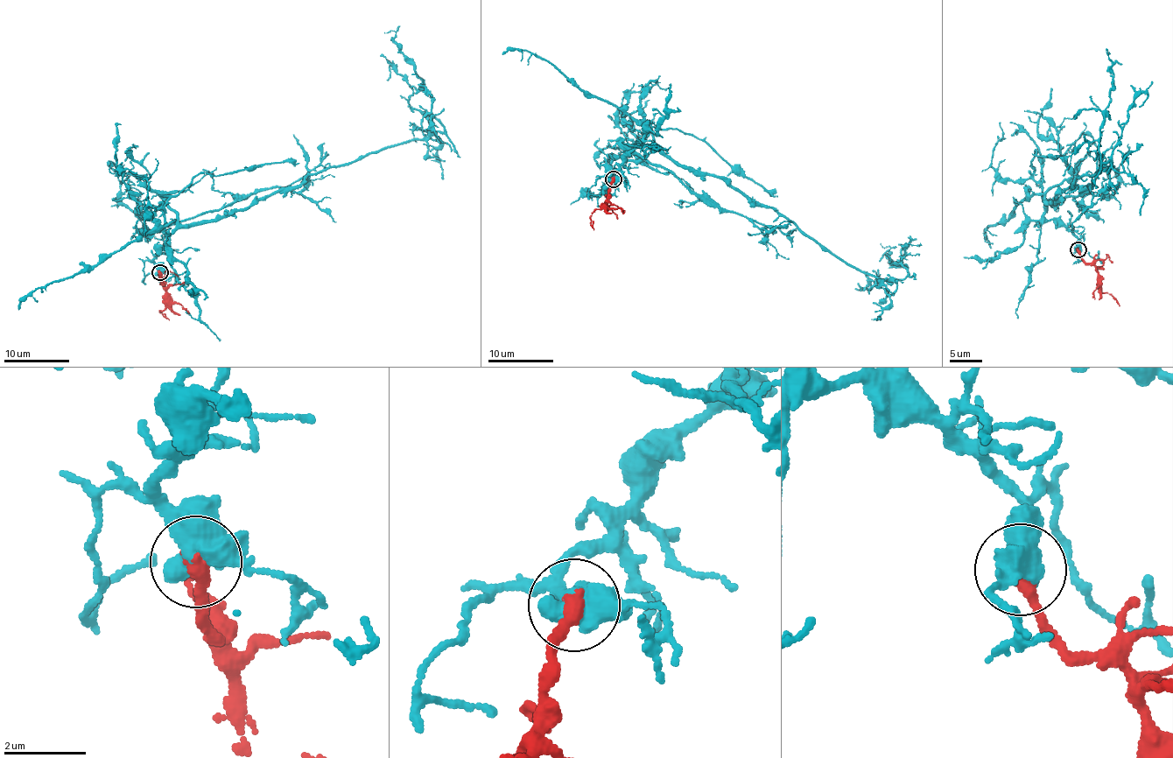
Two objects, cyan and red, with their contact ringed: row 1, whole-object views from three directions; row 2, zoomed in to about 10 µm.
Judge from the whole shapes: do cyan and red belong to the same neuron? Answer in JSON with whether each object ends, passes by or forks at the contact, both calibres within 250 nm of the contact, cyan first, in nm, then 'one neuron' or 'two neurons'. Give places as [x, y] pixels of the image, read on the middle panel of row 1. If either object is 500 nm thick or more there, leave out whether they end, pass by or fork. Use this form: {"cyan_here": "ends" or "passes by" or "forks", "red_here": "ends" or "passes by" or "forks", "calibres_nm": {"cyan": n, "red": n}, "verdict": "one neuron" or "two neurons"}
{"calibres_nm": {"cyan": 700, "red": 400}, "verdict": "one neuron"}

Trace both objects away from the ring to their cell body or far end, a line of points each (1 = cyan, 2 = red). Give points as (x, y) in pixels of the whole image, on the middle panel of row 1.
1: (613, 179), (631, 152), (649, 144), (720, 176), (847, 263), (880, 278), (909, 274), (881, 242)
2: (613, 179), (607, 200), (590, 215), (593, 230)

